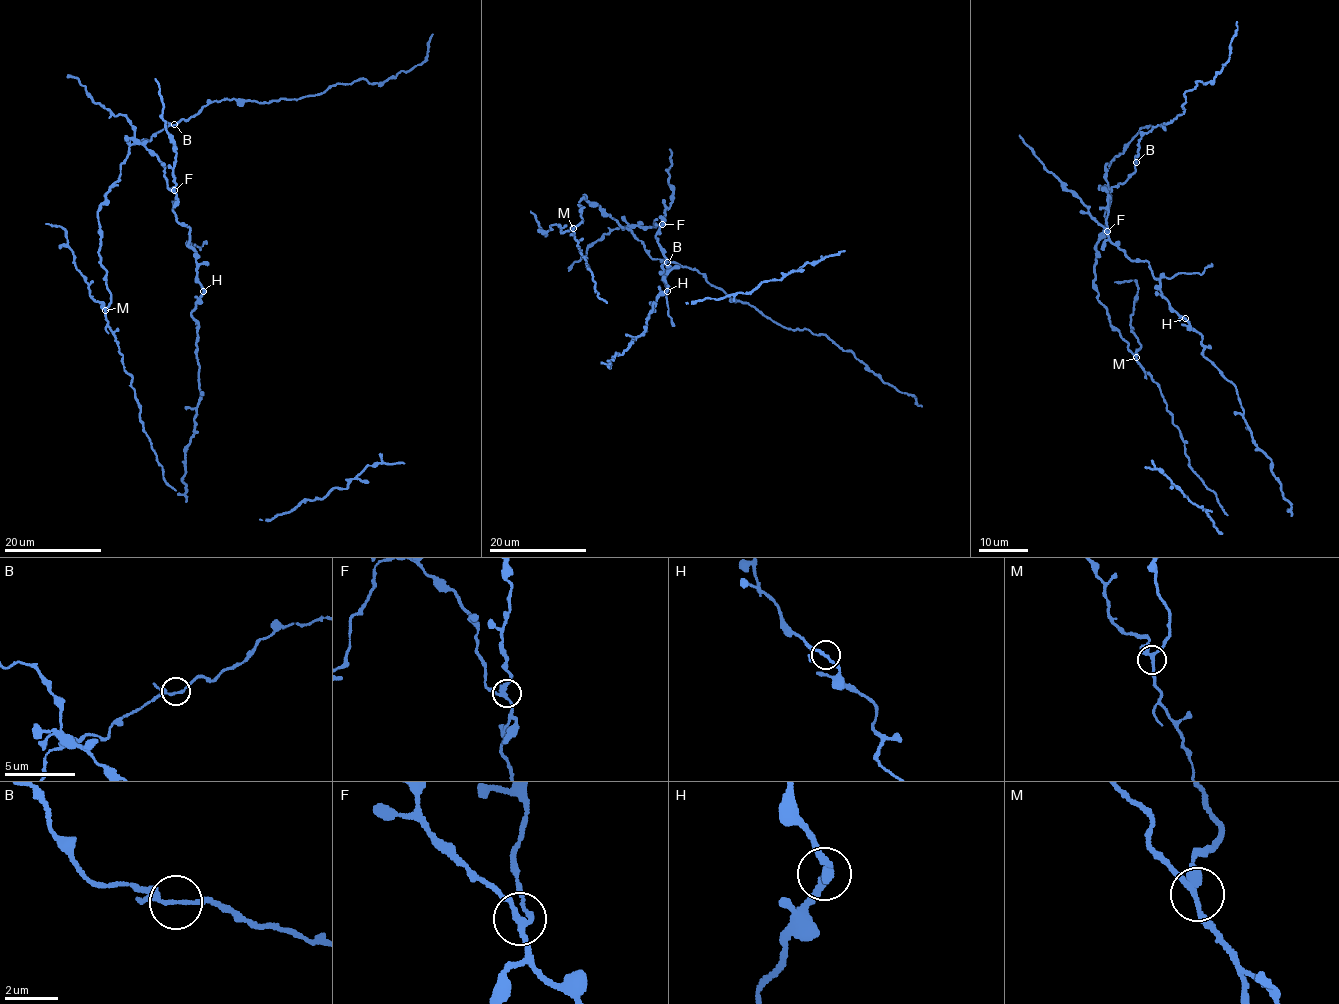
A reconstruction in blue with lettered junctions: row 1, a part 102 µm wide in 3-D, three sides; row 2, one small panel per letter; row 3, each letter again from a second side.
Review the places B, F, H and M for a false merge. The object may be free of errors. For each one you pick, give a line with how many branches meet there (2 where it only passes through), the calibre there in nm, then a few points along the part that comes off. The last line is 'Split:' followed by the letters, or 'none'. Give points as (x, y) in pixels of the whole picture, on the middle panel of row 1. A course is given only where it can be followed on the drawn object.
Split: none

